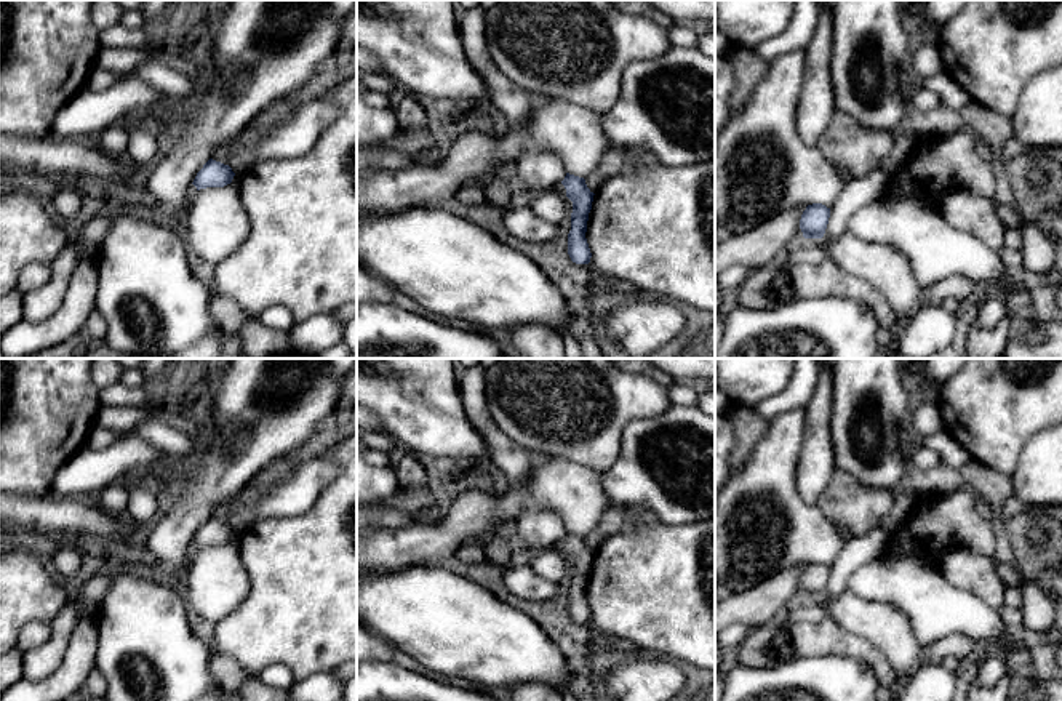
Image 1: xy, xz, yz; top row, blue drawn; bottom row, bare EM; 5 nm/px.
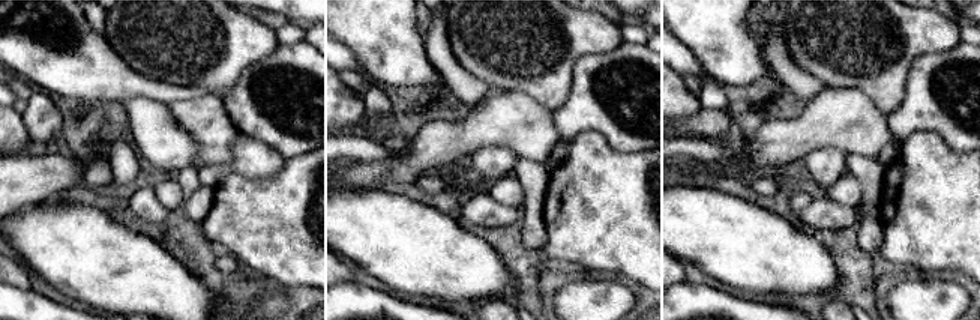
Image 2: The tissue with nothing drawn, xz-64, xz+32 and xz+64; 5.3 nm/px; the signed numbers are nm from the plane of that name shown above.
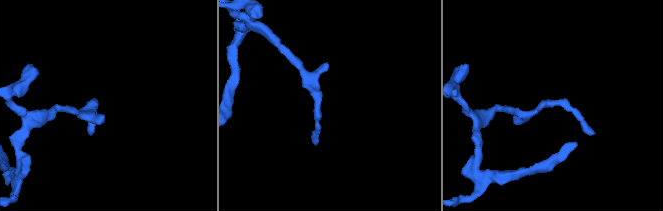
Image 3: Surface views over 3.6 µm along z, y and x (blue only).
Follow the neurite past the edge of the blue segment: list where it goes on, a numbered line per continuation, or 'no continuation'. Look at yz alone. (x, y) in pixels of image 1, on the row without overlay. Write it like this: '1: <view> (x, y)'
no continuation

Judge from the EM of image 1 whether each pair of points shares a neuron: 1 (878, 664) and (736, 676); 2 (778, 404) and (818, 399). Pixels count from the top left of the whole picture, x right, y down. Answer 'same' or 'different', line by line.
1: different
2: different

